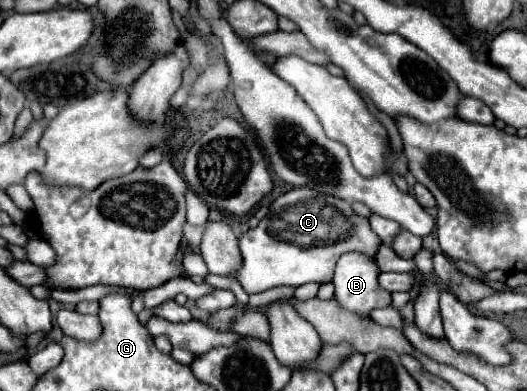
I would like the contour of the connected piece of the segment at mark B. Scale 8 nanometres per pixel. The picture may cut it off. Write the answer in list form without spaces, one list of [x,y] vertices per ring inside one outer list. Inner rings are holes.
[[[345,253],[333,275],[337,303],[353,313],[367,315],[375,307],[391,307],[391,293],[377,285],[379,267],[365,253]]]

